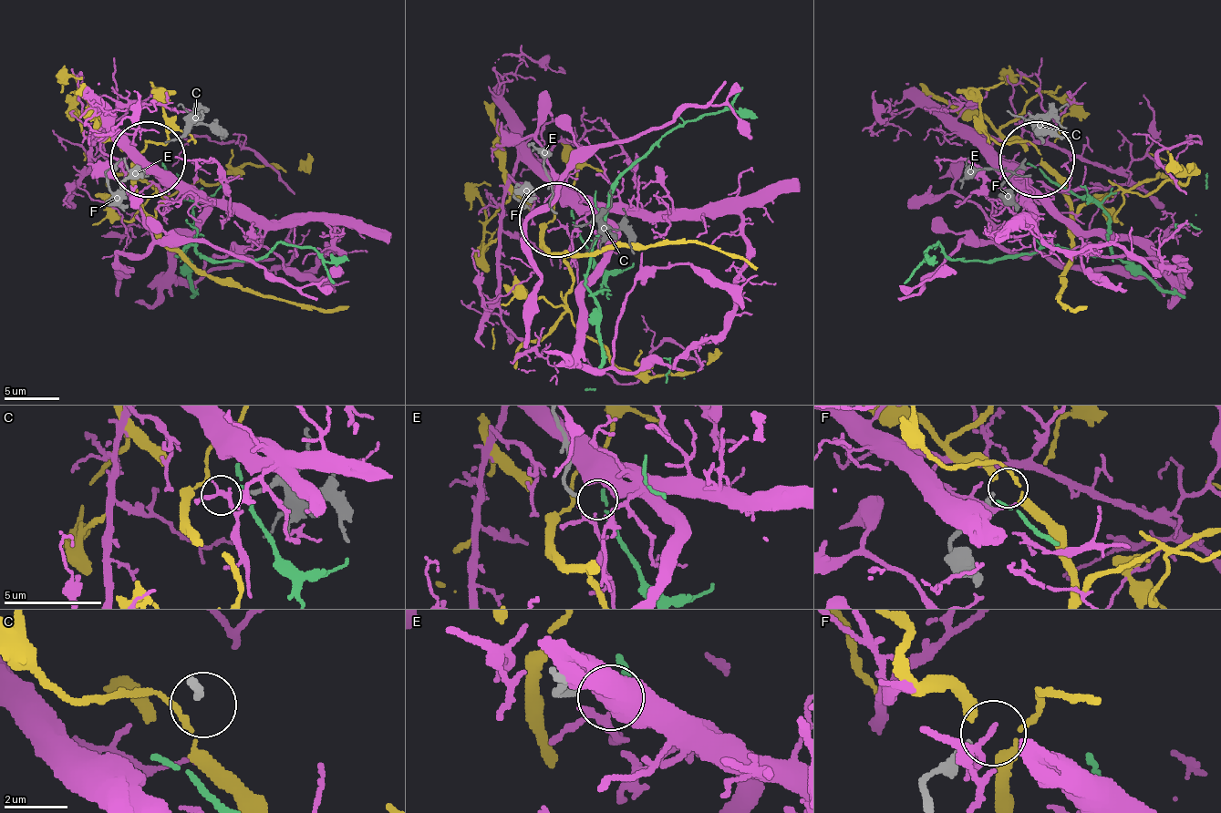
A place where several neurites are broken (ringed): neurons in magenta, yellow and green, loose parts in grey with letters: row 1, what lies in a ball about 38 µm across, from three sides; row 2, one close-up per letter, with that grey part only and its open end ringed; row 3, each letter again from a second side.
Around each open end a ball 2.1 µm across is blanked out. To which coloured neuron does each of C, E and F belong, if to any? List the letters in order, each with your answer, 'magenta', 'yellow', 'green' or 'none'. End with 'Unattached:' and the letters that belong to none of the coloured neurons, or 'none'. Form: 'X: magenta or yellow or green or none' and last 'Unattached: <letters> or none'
C: yellow
E: none
F: none
Unattached: E, F

